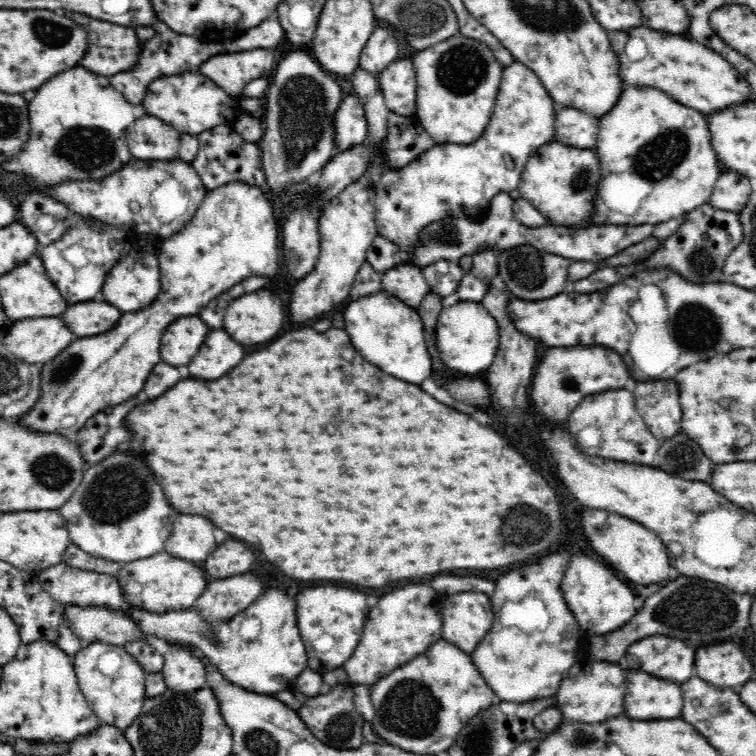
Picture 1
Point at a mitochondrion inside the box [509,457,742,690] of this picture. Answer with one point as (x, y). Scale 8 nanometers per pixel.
(679, 610)

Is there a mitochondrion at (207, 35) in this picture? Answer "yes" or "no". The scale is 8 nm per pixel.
no

